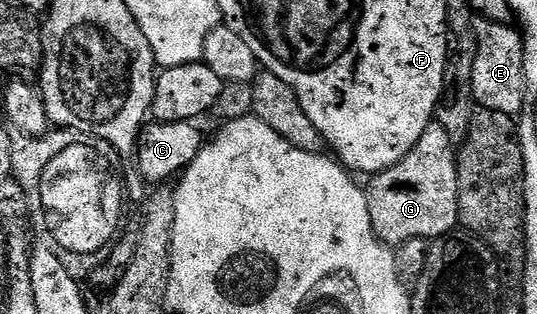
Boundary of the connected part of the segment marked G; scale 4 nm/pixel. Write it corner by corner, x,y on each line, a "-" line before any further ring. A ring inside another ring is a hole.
432,123
420,135
416,147
392,167
369,178
364,192
372,231
387,247
397,247
408,240
445,237
459,228
458,159
448,131

